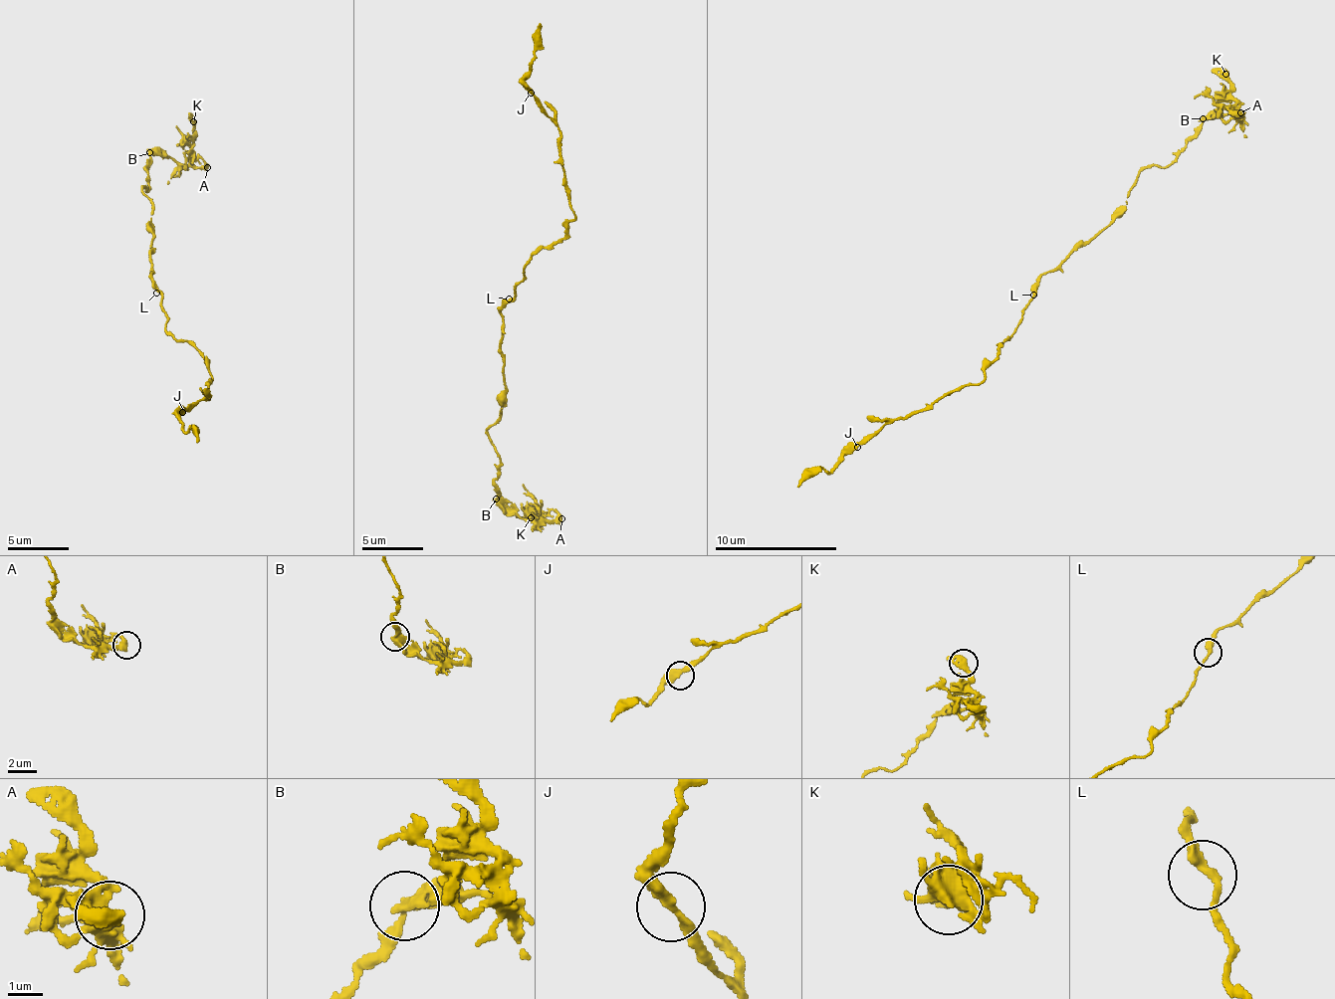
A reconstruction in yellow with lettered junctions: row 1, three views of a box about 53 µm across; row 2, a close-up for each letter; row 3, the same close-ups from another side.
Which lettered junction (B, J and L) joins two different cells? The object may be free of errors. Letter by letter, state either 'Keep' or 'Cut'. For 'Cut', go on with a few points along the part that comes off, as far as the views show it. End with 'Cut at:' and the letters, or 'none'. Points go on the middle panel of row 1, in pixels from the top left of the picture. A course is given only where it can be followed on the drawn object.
B: Cut. Course of the part to remove: (496, 498), (505, 499), (522, 517), (539, 520), (542, 516), (534, 518), (520, 506)
J: Keep
L: Keep
Cut at: B

